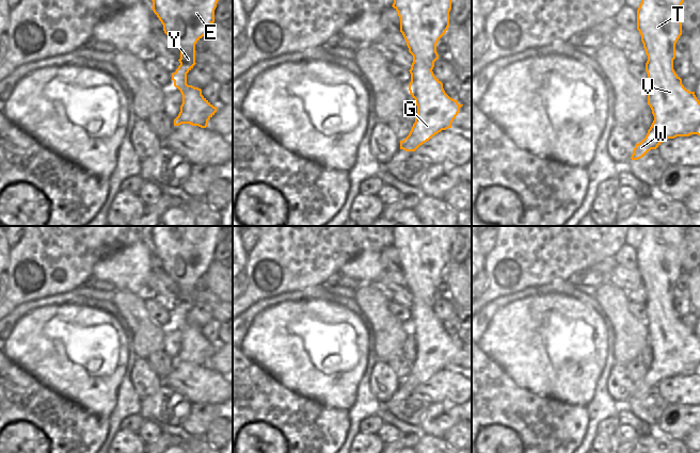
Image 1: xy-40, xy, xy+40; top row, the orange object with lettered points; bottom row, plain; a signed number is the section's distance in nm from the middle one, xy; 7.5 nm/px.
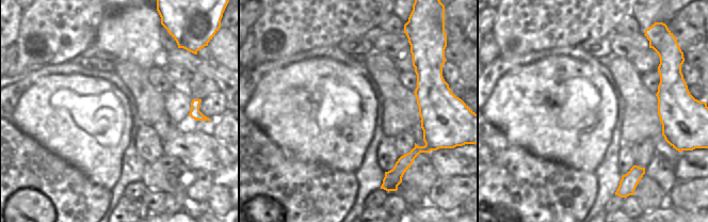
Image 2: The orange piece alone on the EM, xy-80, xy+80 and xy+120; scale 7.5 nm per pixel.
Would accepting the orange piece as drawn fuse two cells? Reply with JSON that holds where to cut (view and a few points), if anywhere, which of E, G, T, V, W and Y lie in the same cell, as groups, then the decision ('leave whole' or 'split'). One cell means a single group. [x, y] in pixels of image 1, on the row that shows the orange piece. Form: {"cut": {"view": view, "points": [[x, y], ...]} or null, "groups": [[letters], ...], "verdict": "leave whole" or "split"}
{"cut": null, "groups": [["E", "G", "T", "V", "W", "Y"]], "verdict": "leave whole"}

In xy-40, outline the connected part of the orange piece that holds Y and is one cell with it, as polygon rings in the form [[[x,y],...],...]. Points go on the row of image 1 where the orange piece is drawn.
[[[152,0],[153,11],[163,25],[164,33],[180,50],[180,65],[172,74],[174,86],[182,95],[180,112],[174,126],[190,124],[206,128],[217,112],[203,95],[202,90],[187,84],[187,74],[195,63],[195,44],[214,22],[214,10],[219,0]]]

